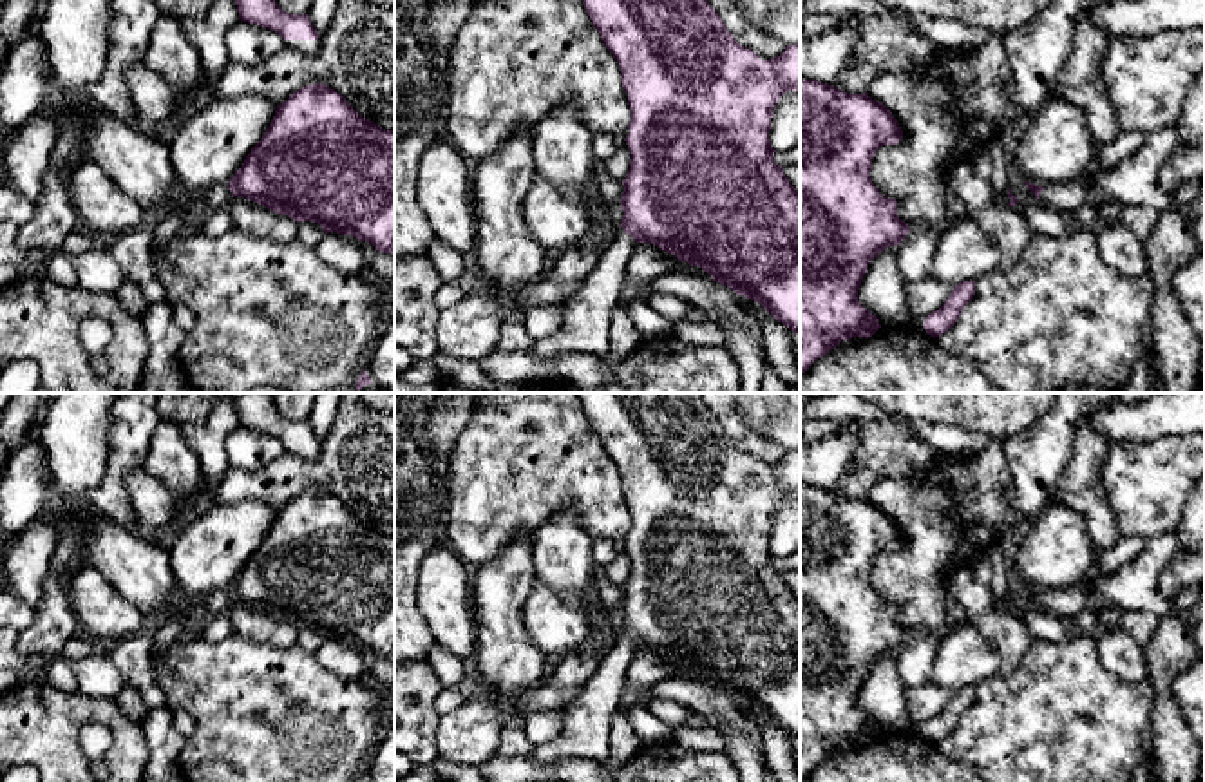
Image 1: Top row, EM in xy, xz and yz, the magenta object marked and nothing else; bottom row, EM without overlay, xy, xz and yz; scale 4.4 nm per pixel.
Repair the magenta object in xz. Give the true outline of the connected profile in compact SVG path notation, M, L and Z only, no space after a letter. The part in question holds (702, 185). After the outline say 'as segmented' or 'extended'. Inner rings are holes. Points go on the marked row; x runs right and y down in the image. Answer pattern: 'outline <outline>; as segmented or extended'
outline M583 0L604 45L619 62L631 110L628 143L631 163L622 181L622 224L601 250L599 264L583 284L559 302L561 328L532 348L539 360L572 353L606 358L612 351L612 311L619 302L628 261L639 243L651 243L691 266L700 266L715 282L760 302L778 322L800 335L800 194L774 163L769 141L771 118L787 91L800 92L800 43L787 45L771 60L742 47L707 0Z; extended

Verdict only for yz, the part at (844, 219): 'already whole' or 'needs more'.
already whole

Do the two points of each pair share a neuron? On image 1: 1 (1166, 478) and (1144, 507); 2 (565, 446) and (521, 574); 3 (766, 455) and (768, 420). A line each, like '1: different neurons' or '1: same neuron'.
1: same neuron
2: different neurons
3: different neurons

